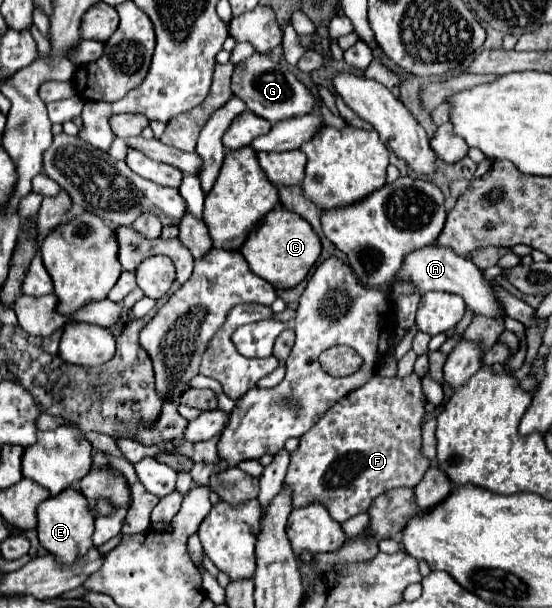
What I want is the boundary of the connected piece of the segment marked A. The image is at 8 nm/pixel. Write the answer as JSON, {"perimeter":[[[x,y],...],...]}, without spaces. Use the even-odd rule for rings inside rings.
{"perimeter":[[[428,246],[428,248],[422,248],[422,250],[410,254],[410,258],[406,258],[406,266],[402,266],[402,270],[398,272],[398,278],[412,280],[414,286],[418,286],[418,292],[422,292],[422,294],[428,290],[442,290],[442,292],[458,294],[464,298],[466,308],[478,316],[486,316],[492,320],[506,318],[506,312],[504,312],[502,304],[498,302],[494,288],[486,282],[482,272],[474,266],[472,260],[456,256],[450,248]]]}

